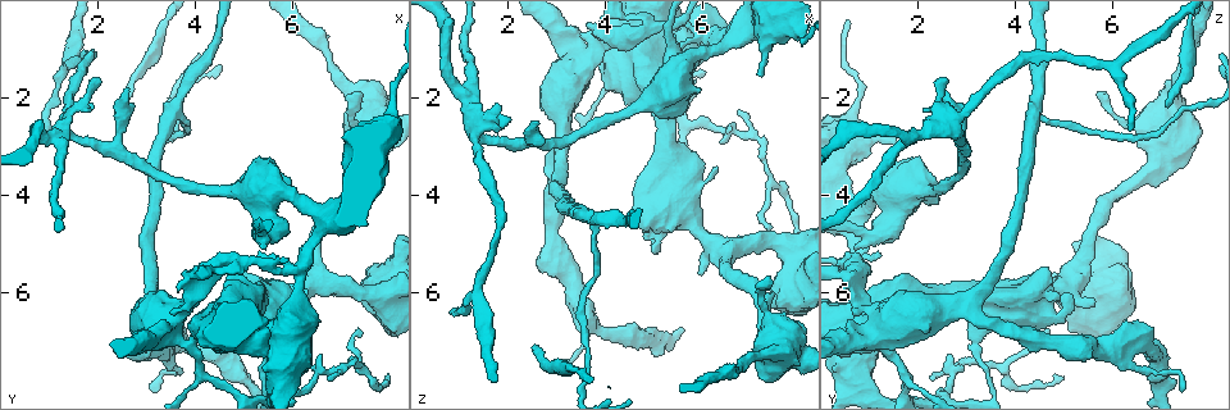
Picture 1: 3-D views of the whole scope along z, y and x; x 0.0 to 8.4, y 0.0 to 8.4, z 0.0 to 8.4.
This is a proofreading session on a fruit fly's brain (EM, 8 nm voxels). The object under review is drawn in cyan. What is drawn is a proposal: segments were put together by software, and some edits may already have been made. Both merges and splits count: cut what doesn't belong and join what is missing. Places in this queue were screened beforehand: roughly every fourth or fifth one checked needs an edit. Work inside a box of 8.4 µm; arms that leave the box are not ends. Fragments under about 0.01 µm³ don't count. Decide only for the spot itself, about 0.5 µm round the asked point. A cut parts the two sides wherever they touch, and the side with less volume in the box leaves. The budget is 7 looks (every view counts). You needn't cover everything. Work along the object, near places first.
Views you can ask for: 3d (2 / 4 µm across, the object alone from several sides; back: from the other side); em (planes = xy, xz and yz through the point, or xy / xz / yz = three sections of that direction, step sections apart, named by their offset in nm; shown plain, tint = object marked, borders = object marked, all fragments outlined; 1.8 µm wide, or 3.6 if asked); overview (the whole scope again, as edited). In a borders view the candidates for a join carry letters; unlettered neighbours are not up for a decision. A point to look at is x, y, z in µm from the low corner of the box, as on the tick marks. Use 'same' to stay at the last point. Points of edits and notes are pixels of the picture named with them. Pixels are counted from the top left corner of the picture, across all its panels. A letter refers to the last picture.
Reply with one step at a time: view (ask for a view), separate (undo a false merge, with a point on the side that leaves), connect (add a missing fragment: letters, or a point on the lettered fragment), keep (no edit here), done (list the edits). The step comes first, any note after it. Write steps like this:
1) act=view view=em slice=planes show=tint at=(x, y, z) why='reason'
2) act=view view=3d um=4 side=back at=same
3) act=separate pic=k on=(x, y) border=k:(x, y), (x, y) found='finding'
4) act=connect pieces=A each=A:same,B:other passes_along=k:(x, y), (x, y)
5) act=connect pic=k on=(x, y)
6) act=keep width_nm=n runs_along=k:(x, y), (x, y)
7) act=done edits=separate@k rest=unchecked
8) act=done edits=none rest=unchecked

act=view view=3d um=4 at=(6.15, 5.60, 0.80) why='sharp bend'

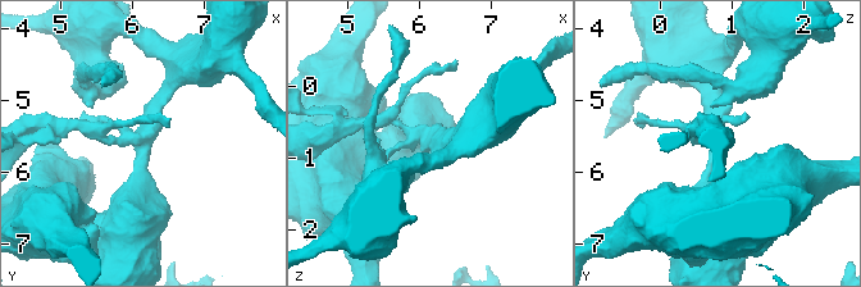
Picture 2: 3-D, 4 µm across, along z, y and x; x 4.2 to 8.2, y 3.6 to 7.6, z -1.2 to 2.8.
act=view view=em slice=yz step=16 show=borders at=(6.15, 5.55, 0.70) why='need the tissue'

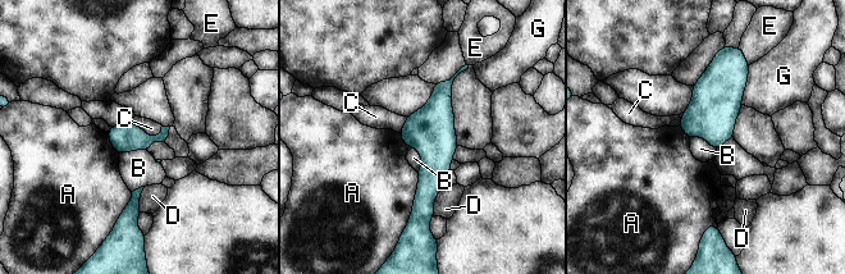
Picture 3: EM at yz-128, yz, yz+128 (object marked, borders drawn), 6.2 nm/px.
act=keep each=A:other,B:other,C:other,D:other,E:other,G:other found='continuous, no second neuron'

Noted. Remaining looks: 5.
act=view view=em slice=xy step=16 show=borders at=(3.75, 5.75, 0.55) why='branch stops here'

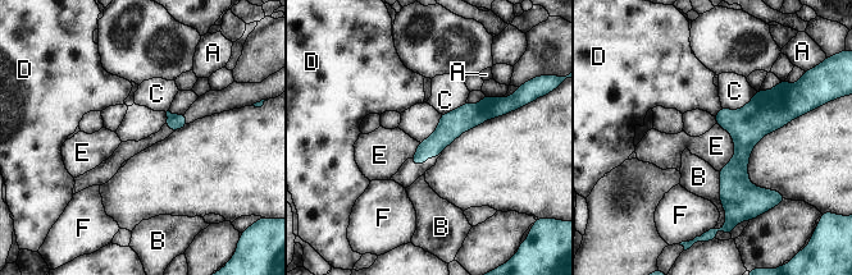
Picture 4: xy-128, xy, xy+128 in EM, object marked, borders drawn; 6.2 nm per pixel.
act=view view=em slice=planes show=borders at=same why='cut it another way'

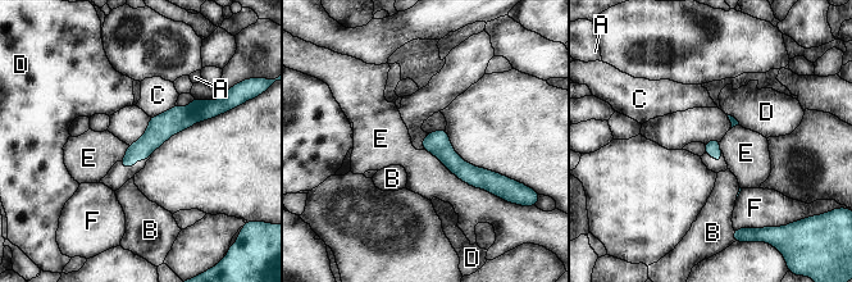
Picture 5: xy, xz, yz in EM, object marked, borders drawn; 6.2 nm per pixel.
act=keep width_nm=100 each=A:other,B:other,C:other,D:other,E:other,F:other border=5:(424, 149), (463, 181), (496, 196) found='none of them fits'

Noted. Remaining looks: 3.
act=view view=em slice=planes show=borders at=(6.50, 5.80, 5.10) why='narrows sharply'

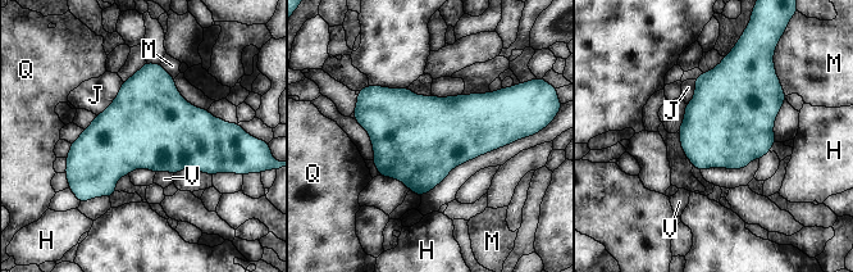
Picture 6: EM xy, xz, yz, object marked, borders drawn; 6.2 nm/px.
act=keep each=H:other,J:other,M:other,Q:other,V:other found='one neuron here'

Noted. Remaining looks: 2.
act=done edits=none rest=unchecked

